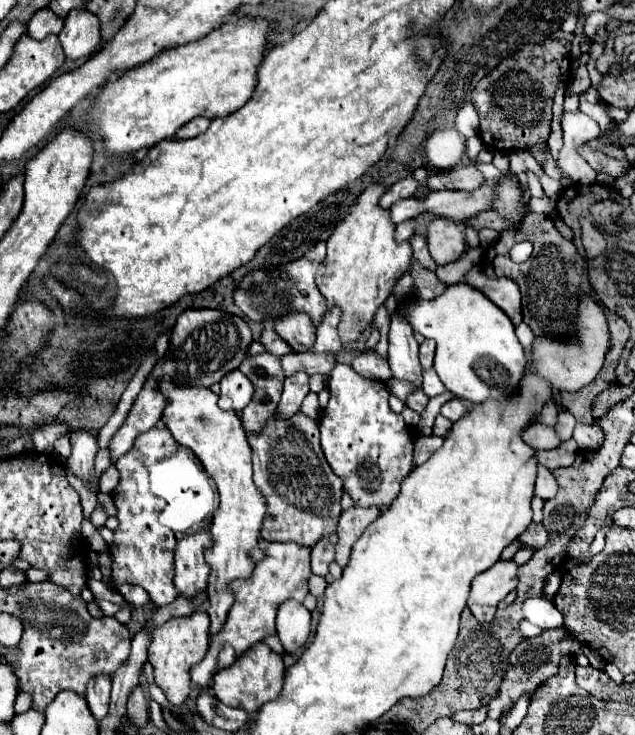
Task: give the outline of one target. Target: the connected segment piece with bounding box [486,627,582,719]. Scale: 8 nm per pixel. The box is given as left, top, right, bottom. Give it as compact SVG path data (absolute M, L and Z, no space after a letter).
M556 627L556 629L548 629L548 631L542 631L540 635L536 637L530 637L530 639L524 639L512 653L510 653L510 667L506 669L504 673L504 679L500 683L500 691L496 693L496 699L490 699L490 703L486 705L488 707L488 717L490 719L500 719L500 715L504 711L508 711L512 705L518 703L518 699L528 693L528 695L534 695L534 691L550 677L556 675L558 671L558 665L562 661L564 655L576 655L580 653L582 647L578 641L574 641L570 637L570 631L564 629L564 627Z

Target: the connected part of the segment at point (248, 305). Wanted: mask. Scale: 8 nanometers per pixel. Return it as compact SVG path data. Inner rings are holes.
M318 243L316 247L312 247L302 259L292 261L288 265L280 265L276 269L270 271L254 271L250 275L246 275L240 283L240 287L234 291L234 303L236 307L250 319L260 323L262 319L266 321L266 317L270 321L276 321L278 317L286 315L288 311L306 311L314 325L320 323L320 315L324 315L326 311L326 299L322 293L318 293L318 285L316 285L316 271L320 267L320 263L324 263L324 255L326 255L326 243Z

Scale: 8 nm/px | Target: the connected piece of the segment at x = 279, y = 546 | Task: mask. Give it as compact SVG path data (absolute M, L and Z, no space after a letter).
M262 539L260 549L264 551L266 557L256 563L254 573L248 579L236 579L236 583L230 583L230 591L234 593L234 603L228 611L228 619L220 629L220 633L212 635L206 657L190 669L192 683L200 689L210 687L212 677L216 675L216 669L218 669L218 655L226 643L234 647L236 657L244 655L254 643L276 633L274 619L276 619L276 609L280 607L282 601L292 599L294 595L302 595L302 601L304 601L304 597L308 595L306 581L312 575L308 547L302 547L298 543L272 543Z

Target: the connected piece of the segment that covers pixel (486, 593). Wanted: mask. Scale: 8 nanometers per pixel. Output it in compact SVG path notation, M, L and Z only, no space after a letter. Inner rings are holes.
M498 561L494 567L476 575L470 589L468 605L496 607L518 583L518 567L512 561Z

